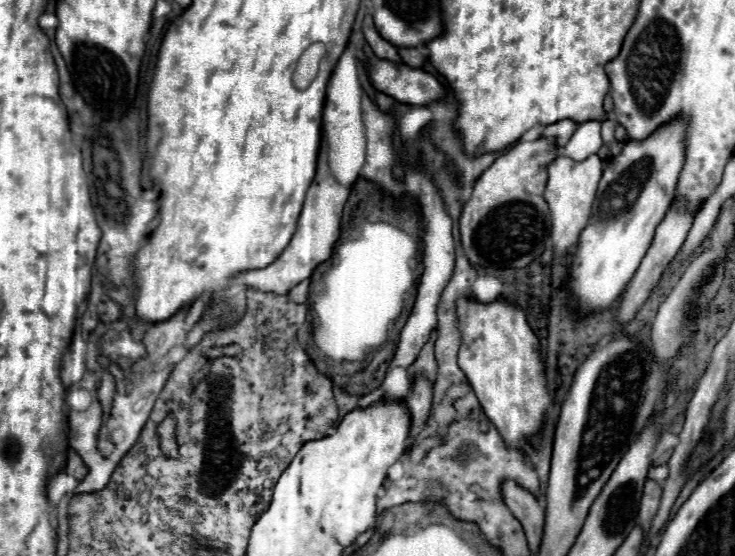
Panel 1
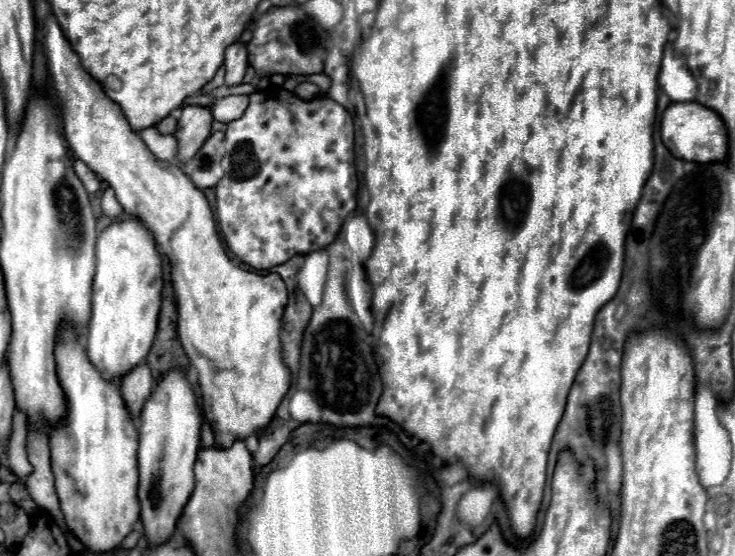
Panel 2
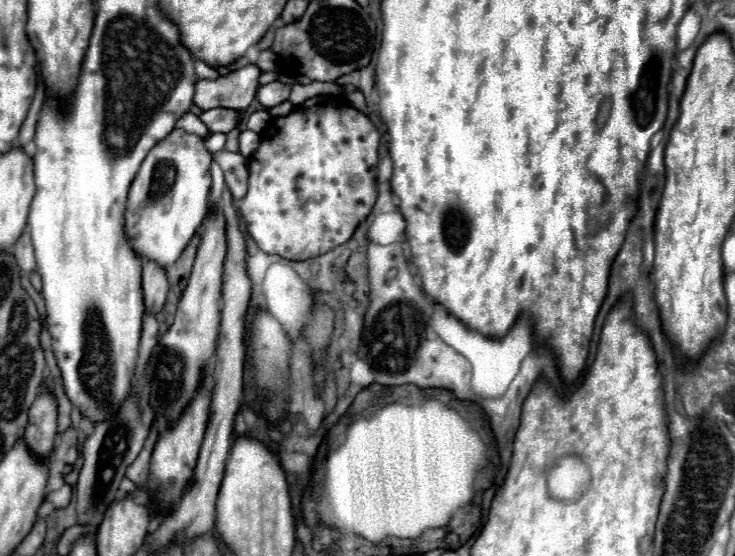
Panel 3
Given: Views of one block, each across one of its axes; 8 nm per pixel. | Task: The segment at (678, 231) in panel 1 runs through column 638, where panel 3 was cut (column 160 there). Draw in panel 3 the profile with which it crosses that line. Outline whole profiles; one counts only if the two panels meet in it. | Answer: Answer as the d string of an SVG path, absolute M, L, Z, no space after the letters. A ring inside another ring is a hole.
M148 260L144 262L142 270L142 292L144 292L144 306L148 312L158 314L164 308L166 294L168 294L168 276L162 266Z

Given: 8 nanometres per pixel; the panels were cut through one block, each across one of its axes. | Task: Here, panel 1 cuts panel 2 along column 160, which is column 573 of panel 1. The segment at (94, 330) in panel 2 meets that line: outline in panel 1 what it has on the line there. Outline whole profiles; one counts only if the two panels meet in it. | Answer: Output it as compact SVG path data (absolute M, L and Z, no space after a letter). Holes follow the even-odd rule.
M682 116L672 118L670 122L662 124L656 132L652 132L646 140L626 142L622 152L608 160L608 168L604 170L598 192L596 192L590 222L582 230L578 250L572 256L570 288L574 294L572 300L580 312L588 314L588 312L598 312L602 308L608 308L620 296L620 292L626 288L626 284L632 280L634 272L638 270L642 256L646 256L646 252L652 244L658 224L664 220L664 216L674 200L676 184L678 184L680 172L682 172L684 160L686 160L686 130L688 130L688 124Z

